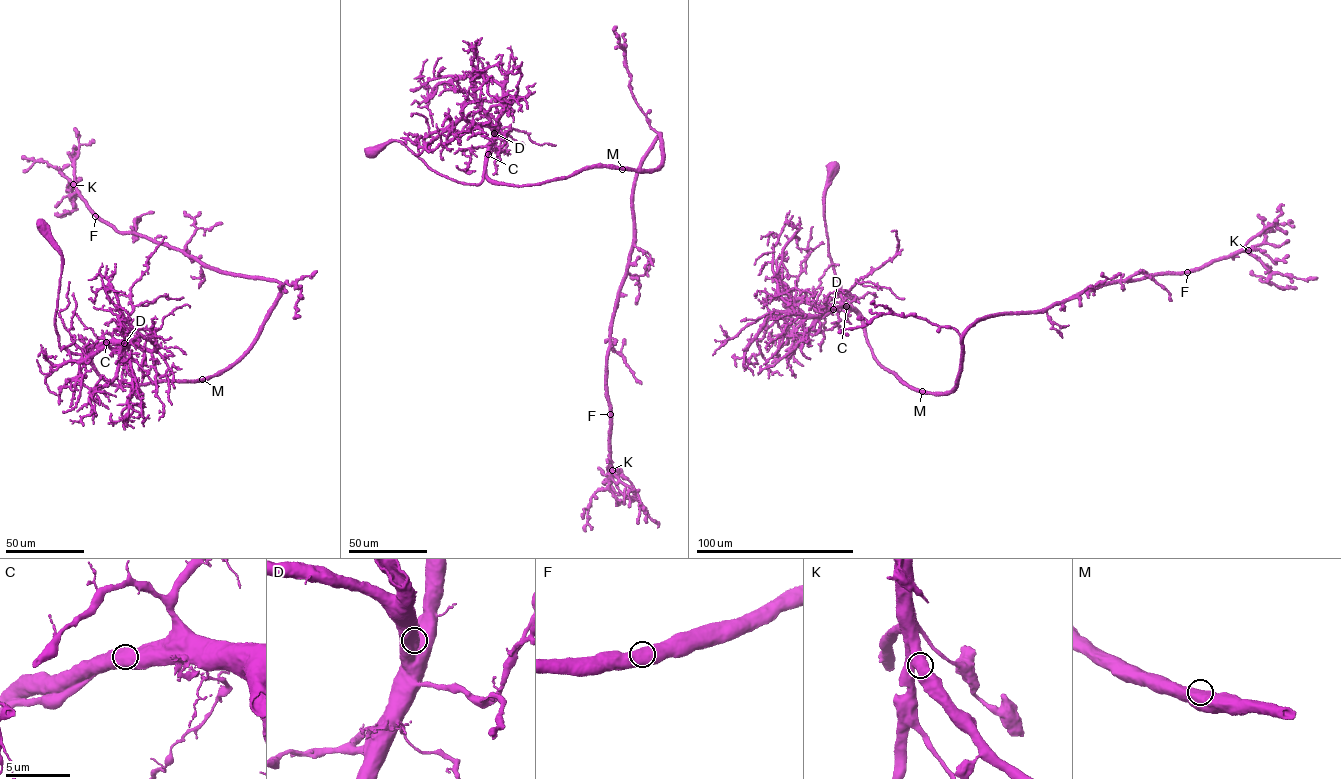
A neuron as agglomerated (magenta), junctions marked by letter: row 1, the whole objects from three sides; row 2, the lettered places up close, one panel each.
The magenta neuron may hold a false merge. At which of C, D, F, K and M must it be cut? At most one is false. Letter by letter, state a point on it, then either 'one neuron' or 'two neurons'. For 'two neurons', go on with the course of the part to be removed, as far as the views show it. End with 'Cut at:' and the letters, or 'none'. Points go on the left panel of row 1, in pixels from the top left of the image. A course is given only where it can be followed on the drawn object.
C: (106, 342) | one neuron
D: (124, 343) | one neuron
F: (95, 216) | one neuron
K: (73, 184) | one neuron
M: (202, 379) | one neuron
Cut at: none

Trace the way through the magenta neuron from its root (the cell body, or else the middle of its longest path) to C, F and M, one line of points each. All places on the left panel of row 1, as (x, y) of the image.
C: (44, 227), (61, 254), (55, 318), (59, 346), (82, 354), (106, 342)
F: (44, 227), (61, 254), (58, 344), (91, 348), (105, 380), (198, 380), (236, 363), (279, 283), (95, 216)
M: (44, 227), (61, 254), (55, 321), (60, 347), (82, 354), (91, 348), (95, 370), (118, 385), (202, 379)

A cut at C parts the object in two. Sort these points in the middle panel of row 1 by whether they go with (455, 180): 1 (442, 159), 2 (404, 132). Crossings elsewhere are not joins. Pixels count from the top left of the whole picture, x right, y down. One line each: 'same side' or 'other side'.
1: other side
2: other side

